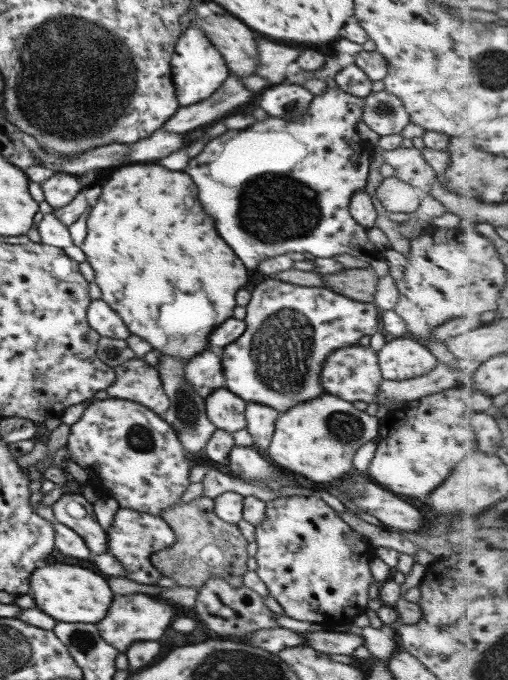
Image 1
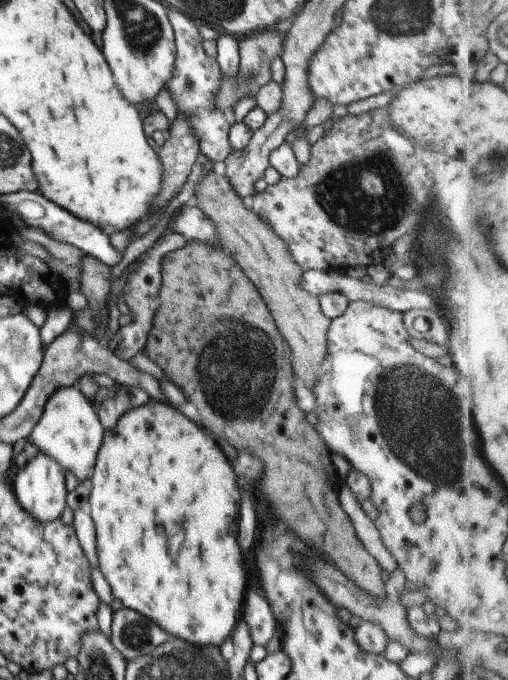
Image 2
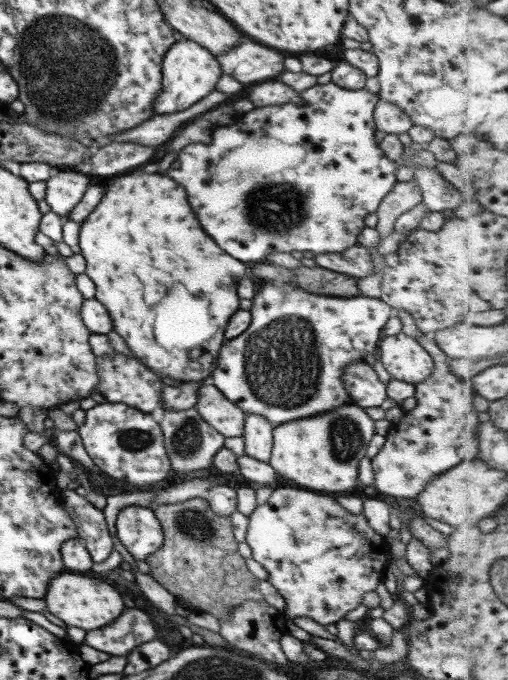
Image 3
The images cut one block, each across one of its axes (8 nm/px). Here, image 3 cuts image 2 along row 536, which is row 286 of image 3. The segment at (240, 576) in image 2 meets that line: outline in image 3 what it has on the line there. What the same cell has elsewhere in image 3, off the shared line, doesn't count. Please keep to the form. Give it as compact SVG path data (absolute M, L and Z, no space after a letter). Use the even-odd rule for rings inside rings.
M132 172L132 174L126 174L126 176L118 176L108 188L106 188L106 194L104 198L100 200L100 206L85 218L81 223L81 229L79 232L79 247L81 248L81 254L84 256L87 265L85 273L94 281L95 284L95 299L99 300L109 312L109 315L113 320L113 330L115 330L125 340L128 348L136 357L136 360L140 360L142 364L146 365L148 370L155 371L159 374L161 379L170 378L172 380L182 382L209 382L212 372L216 370L216 365L208 366L206 370L192 370L186 360L188 360L188 352L190 348L200 348L208 354L212 354L214 360L218 360L217 356L220 352L220 347L225 343L224 333L226 325L231 316L239 311L239 302L241 298L238 298L237 286L240 279L246 274L246 270L249 270L247 263L240 262L240 260L234 260L230 254L226 254L220 246L216 246L216 242L200 228L200 222L196 218L196 214L192 212L188 200L186 200L186 190L176 184L174 180L170 180L168 176L162 176L162 174L146 174L146 172Z

